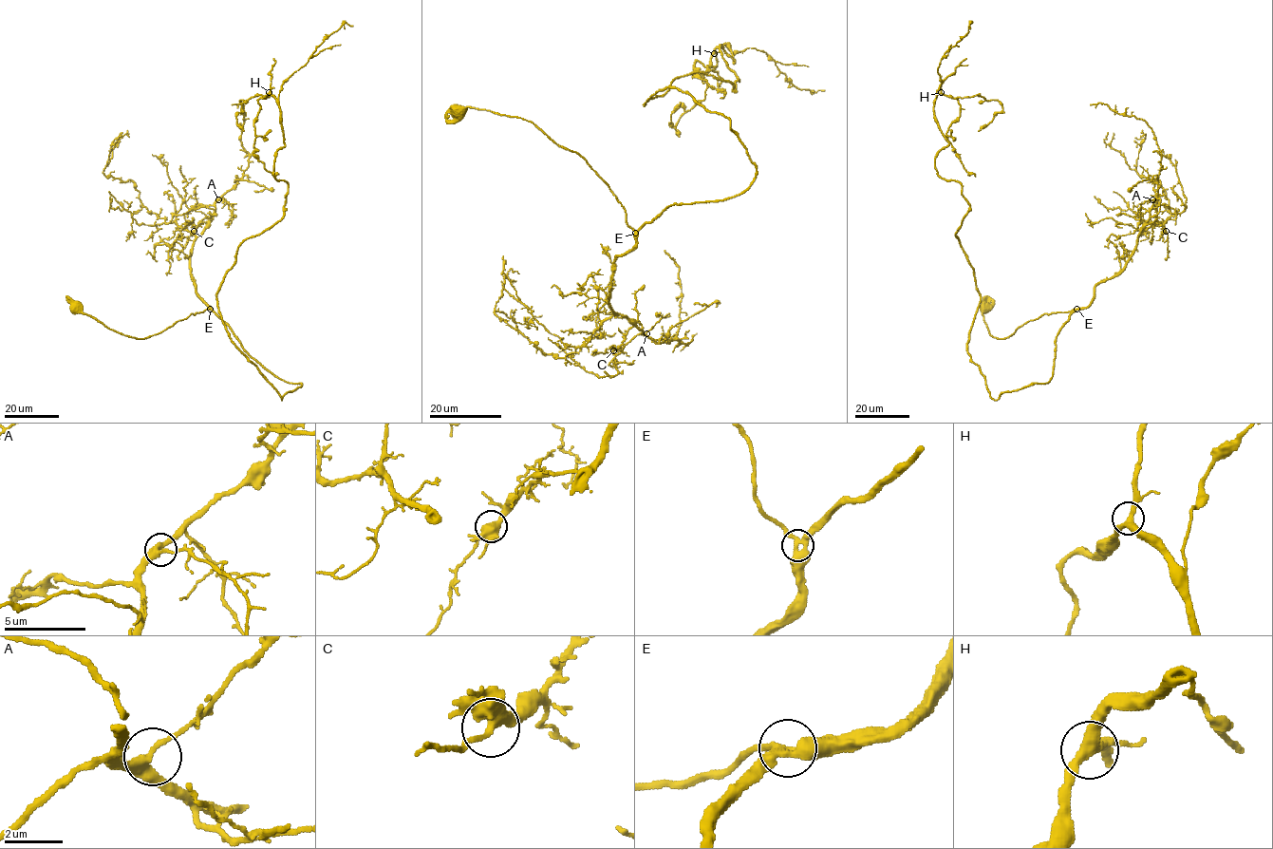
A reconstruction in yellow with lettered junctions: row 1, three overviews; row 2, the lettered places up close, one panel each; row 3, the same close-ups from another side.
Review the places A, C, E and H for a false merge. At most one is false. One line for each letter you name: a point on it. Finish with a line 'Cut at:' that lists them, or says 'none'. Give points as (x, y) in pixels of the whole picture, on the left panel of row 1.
Cut at: none

